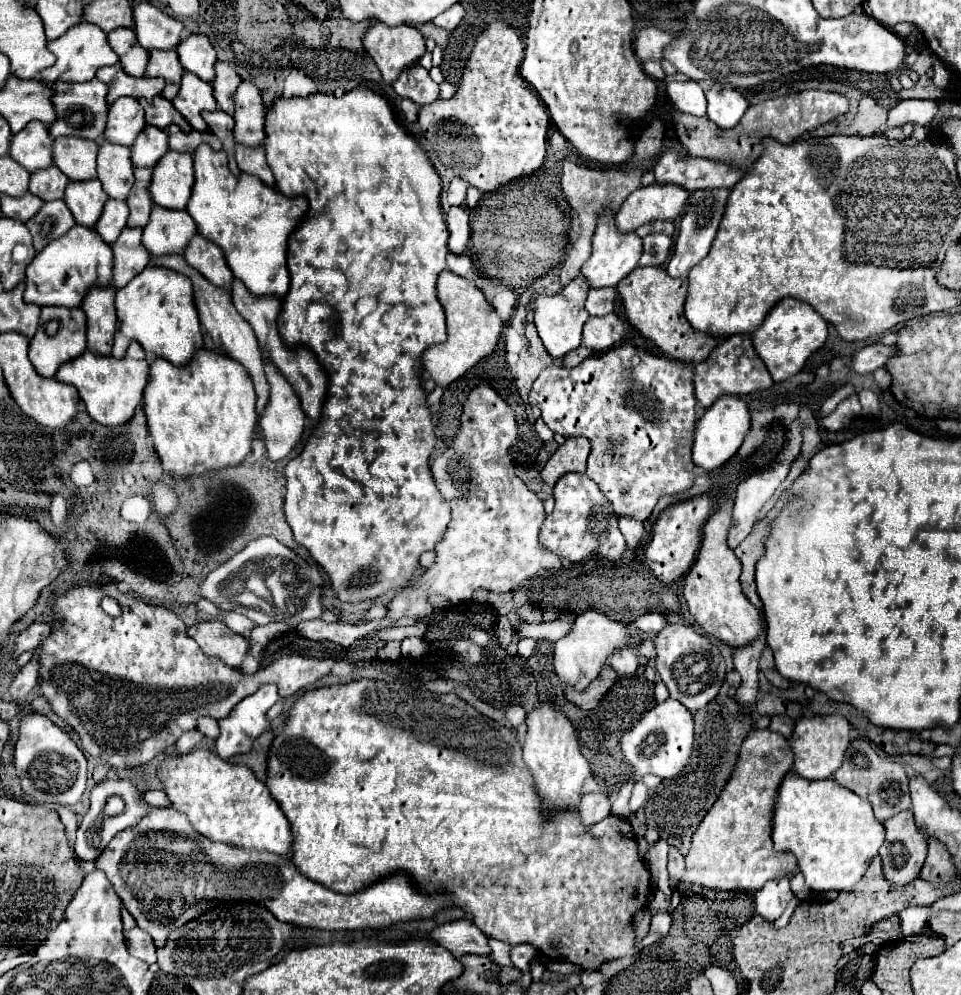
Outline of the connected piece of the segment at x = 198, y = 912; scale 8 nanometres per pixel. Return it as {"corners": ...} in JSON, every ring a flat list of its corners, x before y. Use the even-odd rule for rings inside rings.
{"corners":[[152,808,148,814,142,816,142,820,132,826,122,830,98,856,96,868,102,870,108,880,112,882,116,894,120,896,124,908,134,916,138,928,146,930,156,948,162,948,168,940,168,934,174,928,184,926,186,922,202,916,206,910,210,910,210,904,228,904,228,902,256,902,270,910,280,922,288,922,294,926,304,926,304,928,322,928,322,930,378,930,386,928,398,922,408,922,416,918,430,918,434,912,442,910,450,898,446,894,422,894,406,874,390,874,376,884,368,886,362,892,356,894,336,894,330,888,324,888,322,884,302,876,294,864,278,854,272,852,252,852,246,848,236,848,230,844,220,844,212,842,206,836,198,834,186,816,174,808],[160,904,174,904,174,908,162,908],[176,904,182,904,182,908,176,908]]}

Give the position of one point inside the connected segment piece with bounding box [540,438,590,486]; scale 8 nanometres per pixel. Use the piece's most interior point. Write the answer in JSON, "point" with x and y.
{"point":[571,457]}

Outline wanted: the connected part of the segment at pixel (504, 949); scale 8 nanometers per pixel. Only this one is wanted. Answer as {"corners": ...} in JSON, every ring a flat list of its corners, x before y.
{"corners":[[490,938,490,946,492,946,492,958,494,958,496,964,500,964,500,966,514,966,510,962,510,958,508,958,508,954,510,954,512,948,506,942,500,942,500,940]]}

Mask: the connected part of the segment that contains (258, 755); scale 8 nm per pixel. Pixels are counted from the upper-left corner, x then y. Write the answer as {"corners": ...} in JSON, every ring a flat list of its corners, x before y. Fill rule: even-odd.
{"corners":[[264,732,262,738,258,738,258,742,254,742,254,748,252,752,246,752,246,754,238,754,234,756,230,762,236,762,236,764,244,764,244,766,250,766,258,780,266,780,266,756,268,756,268,746,270,746,270,740,272,740,274,732]]}

